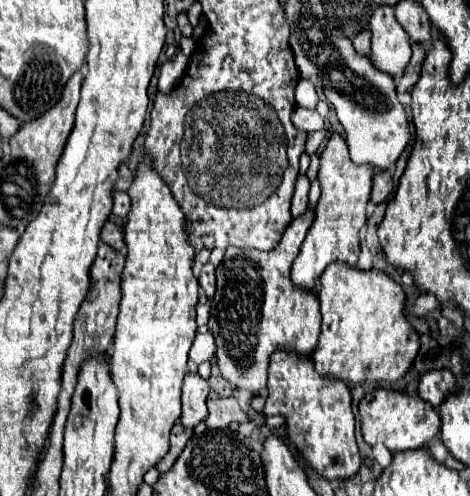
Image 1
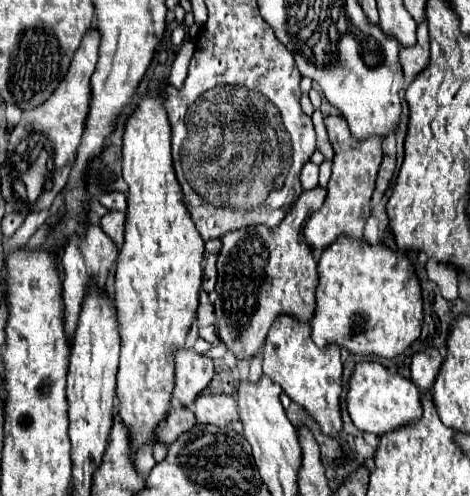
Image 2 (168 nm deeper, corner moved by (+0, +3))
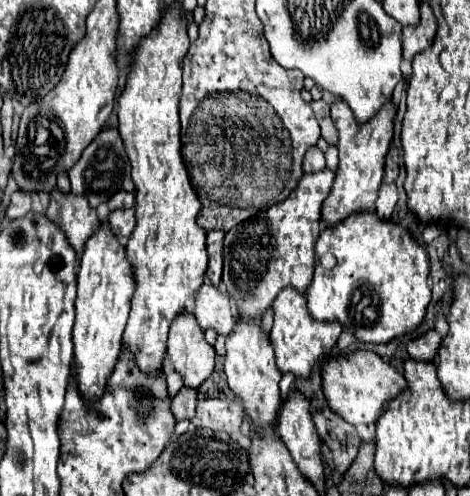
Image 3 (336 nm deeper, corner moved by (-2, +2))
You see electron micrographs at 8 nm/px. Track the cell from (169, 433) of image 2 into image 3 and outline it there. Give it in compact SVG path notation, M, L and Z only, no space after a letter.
M181 387L179 393L173 397L173 415L177 419L191 419L197 405L197 389L185 389Z

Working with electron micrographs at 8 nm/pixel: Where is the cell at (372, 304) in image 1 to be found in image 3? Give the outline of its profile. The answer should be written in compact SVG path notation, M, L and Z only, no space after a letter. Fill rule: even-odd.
M375 211L353 213L341 223L321 231L315 243L315 259L315 275L305 293L307 309L315 319L339 321L345 329L351 329L363 343L387 343L393 337L413 331L421 323L431 301L431 289L427 287L429 257L425 247L419 245L415 237L399 223L381 219ZM323 253L333 253L337 257L337 265L329 271L319 263L319 257Z

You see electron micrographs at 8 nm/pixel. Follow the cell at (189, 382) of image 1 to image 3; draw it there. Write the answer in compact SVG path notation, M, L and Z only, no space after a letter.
M181 311L169 329L167 355L177 373L183 375L185 385L197 389L215 367L215 349L205 341L197 319Z

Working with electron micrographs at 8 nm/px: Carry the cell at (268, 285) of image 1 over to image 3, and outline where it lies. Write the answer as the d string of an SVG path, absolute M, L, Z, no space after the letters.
M327 167L323 171L317 171L317 173L303 173L303 177L301 177L297 189L293 191L293 197L289 197L289 201L281 201L281 205L271 205L269 209L253 215L251 219L243 221L241 225L237 225L225 233L223 283L225 283L227 293L231 295L235 307L237 307L237 313L241 313L241 317L261 319L261 313L267 307L271 307L273 299L287 285L293 285L301 293L307 291L307 287L313 279L313 269L315 269L313 245L321 233L321 229L319 229L321 205L331 191L333 177L335 177L335 173Z

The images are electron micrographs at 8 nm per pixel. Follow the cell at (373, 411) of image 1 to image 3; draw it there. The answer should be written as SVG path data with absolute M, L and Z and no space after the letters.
M359 349L351 355L331 357L321 365L323 379L323 395L329 407L351 425L371 425L381 415L383 403L387 399L397 397L405 389L405 377L389 363L385 363L377 353Z

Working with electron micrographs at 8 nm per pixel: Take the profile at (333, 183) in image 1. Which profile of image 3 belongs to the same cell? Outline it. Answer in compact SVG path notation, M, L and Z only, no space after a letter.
M335 101L331 105L331 117L337 127L337 147L339 147L339 167L335 171L335 181L331 187L329 197L323 201L323 219L327 225L335 225L349 217L351 213L373 209L377 201L377 193L383 181L383 167L385 155L393 137L393 119L395 119L395 105L387 101L373 121L359 125L353 117L353 111L345 105L345 101Z

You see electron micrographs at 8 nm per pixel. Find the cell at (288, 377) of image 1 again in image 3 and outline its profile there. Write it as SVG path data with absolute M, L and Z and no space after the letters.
M285 287L275 297L273 311L275 311L275 323L269 339L275 349L277 367L281 371L295 373L295 377L309 377L315 361L323 361L325 357L331 355L331 349L335 347L343 331L341 325L337 325L337 321L313 321L313 317L309 317L309 311L307 311L305 297L293 287Z

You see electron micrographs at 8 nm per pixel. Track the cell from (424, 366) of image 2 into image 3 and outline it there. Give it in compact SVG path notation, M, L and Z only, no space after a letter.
M431 329L425 335L415 337L407 343L409 357L413 357L417 361L433 361L435 355L437 355L439 343L441 343L441 335L435 329Z

